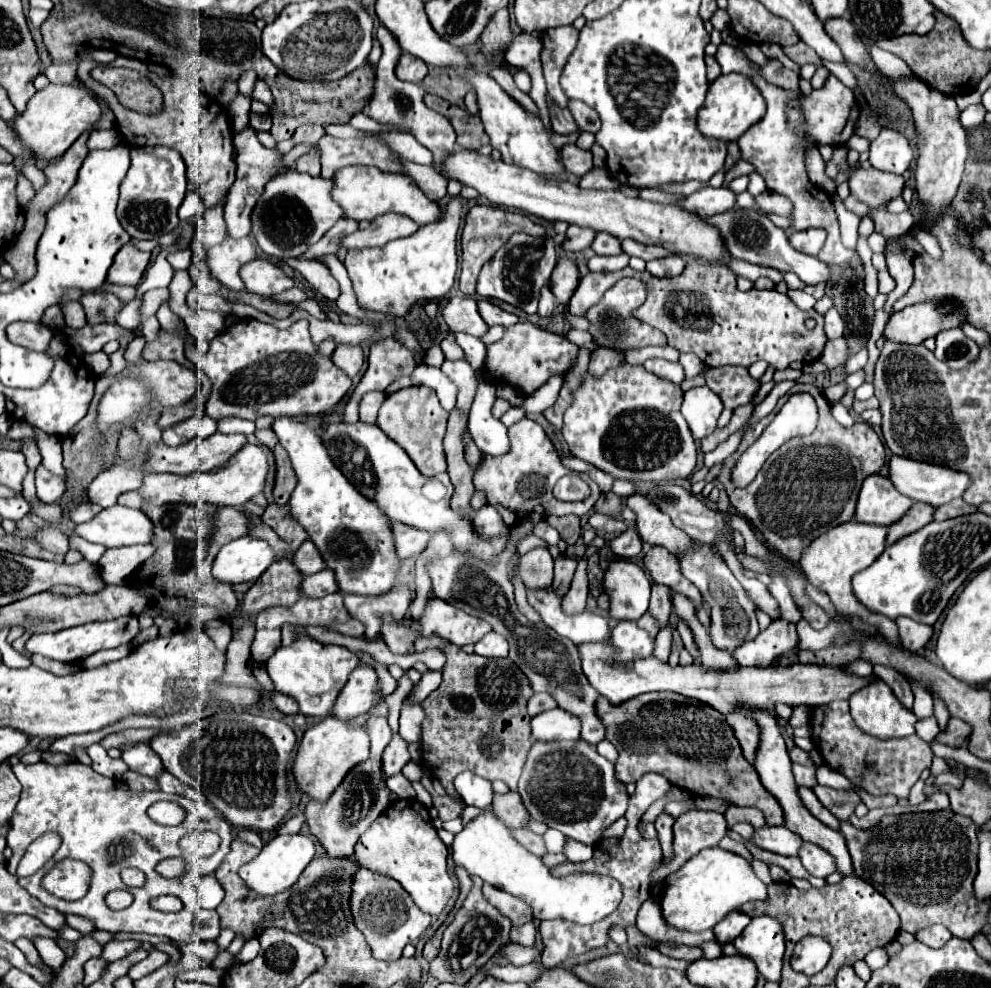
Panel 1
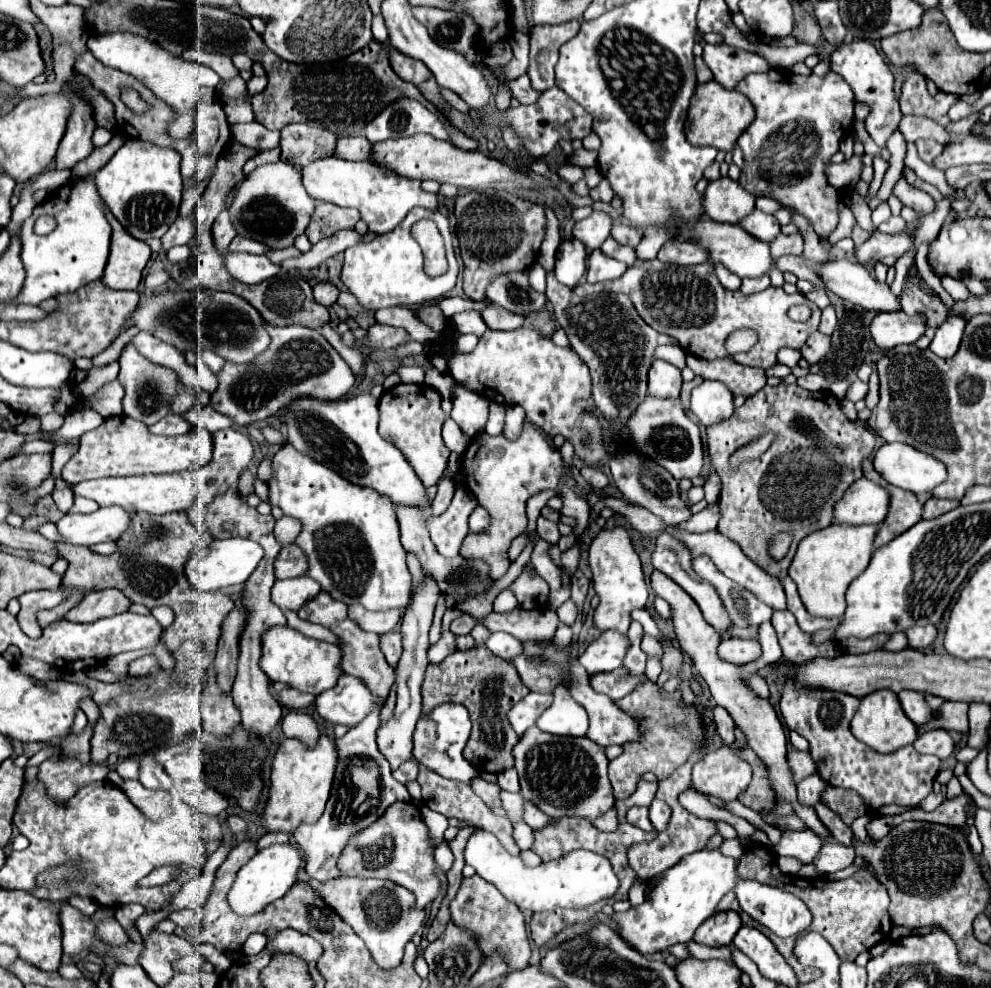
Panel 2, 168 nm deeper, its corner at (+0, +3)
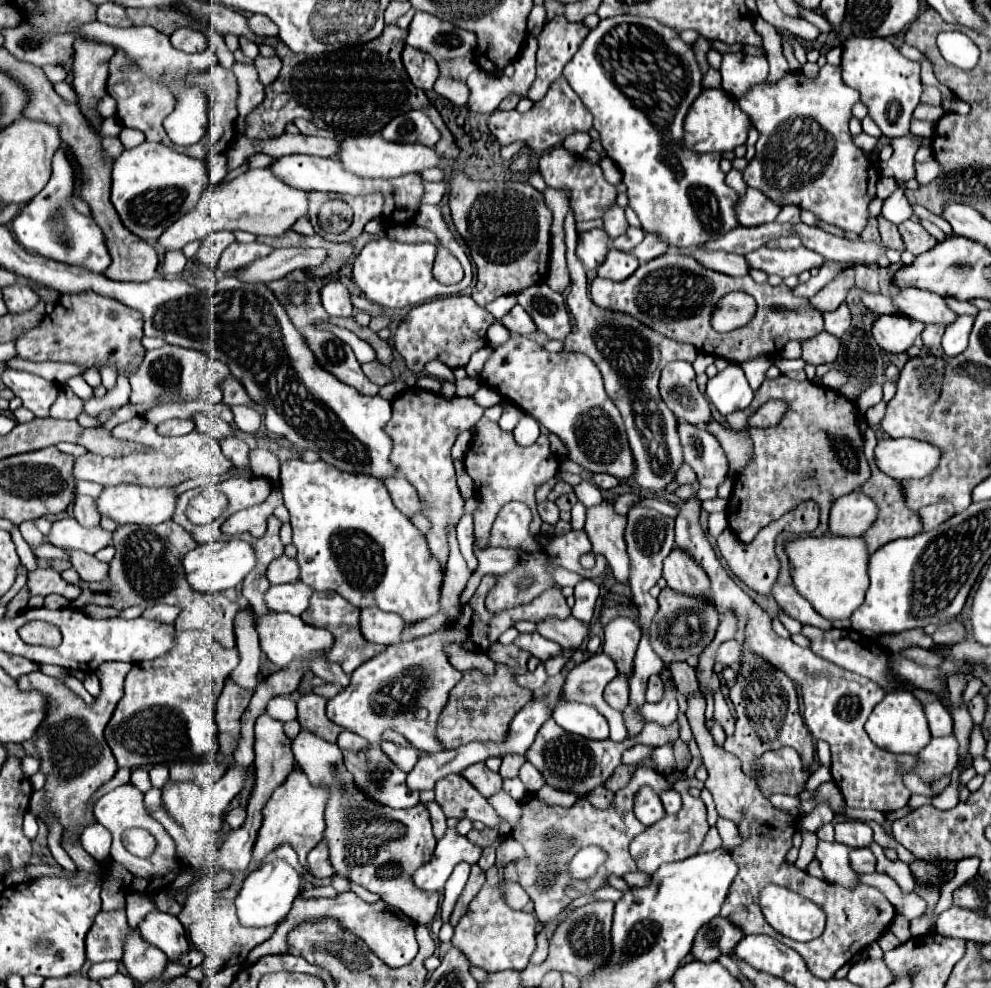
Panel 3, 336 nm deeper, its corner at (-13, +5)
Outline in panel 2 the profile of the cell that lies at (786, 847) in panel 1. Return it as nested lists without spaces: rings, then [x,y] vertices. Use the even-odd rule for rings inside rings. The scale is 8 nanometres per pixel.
[[[809,829],[785,831],[779,839],[779,843],[775,845],[775,855],[779,855],[779,857],[791,855],[791,857],[799,859],[801,863],[811,863],[823,843],[825,841]]]

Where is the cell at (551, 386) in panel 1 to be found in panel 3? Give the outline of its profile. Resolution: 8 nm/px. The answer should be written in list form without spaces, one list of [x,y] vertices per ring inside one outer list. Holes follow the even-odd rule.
[[[524,415],[512,433],[518,445],[532,445],[540,435],[540,425],[538,421],[534,421],[534,417]]]

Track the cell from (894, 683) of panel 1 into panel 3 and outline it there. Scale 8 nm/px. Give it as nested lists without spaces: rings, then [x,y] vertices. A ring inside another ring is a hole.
[[[938,701],[926,703],[924,709],[926,709],[926,717],[928,717],[928,723],[930,723],[932,737],[952,735],[952,715],[942,703],[938,703]]]

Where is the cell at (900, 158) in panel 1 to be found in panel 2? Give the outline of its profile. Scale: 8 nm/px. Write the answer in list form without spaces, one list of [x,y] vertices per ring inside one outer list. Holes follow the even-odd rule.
[[[869,41],[843,43],[831,55],[831,69],[837,75],[841,75],[853,87],[855,101],[865,101],[865,103],[871,105],[871,113],[865,119],[865,127],[867,127],[867,133],[871,135],[871,139],[881,149],[885,149],[887,147],[887,139],[897,129],[903,113],[899,111],[899,103],[895,99],[895,93],[893,93],[893,73],[887,67],[887,63],[883,61],[883,57],[877,51],[877,47],[871,45]]]

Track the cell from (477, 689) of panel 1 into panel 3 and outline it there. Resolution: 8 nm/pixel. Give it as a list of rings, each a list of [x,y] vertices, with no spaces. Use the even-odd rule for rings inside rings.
[[[496,665],[496,675],[466,671],[462,681],[450,691],[446,709],[436,725],[436,737],[444,749],[458,749],[470,741],[502,741],[514,715],[532,699],[532,691],[514,681],[514,673],[506,665]]]

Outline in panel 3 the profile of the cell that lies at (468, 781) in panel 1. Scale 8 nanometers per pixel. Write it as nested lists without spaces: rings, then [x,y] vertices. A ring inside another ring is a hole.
[[[484,575],[474,597],[462,607],[458,619],[444,631],[434,631],[424,637],[400,641],[396,645],[386,647],[382,653],[378,653],[378,657],[372,657],[370,661],[362,663],[350,675],[350,685],[328,701],[326,705],[328,719],[340,725],[342,729],[348,729],[368,739],[370,745],[380,745],[382,735],[386,731],[396,731],[404,735],[412,743],[412,747],[420,751],[428,751],[428,753],[444,751],[434,735],[434,727],[438,715],[442,713],[448,701],[448,691],[462,679],[462,671],[450,665],[444,649],[448,645],[460,645],[462,649],[472,649],[468,641],[480,641],[480,651],[486,653],[490,645],[494,645],[506,629],[514,627],[516,621],[540,623],[548,617],[556,617],[556,619],[570,617],[570,607],[566,605],[566,599],[558,587],[544,591],[530,605],[520,605],[492,615],[484,607],[484,597],[494,583],[496,579],[492,575]],[[418,707],[426,707],[430,715],[426,719],[416,719]]]

